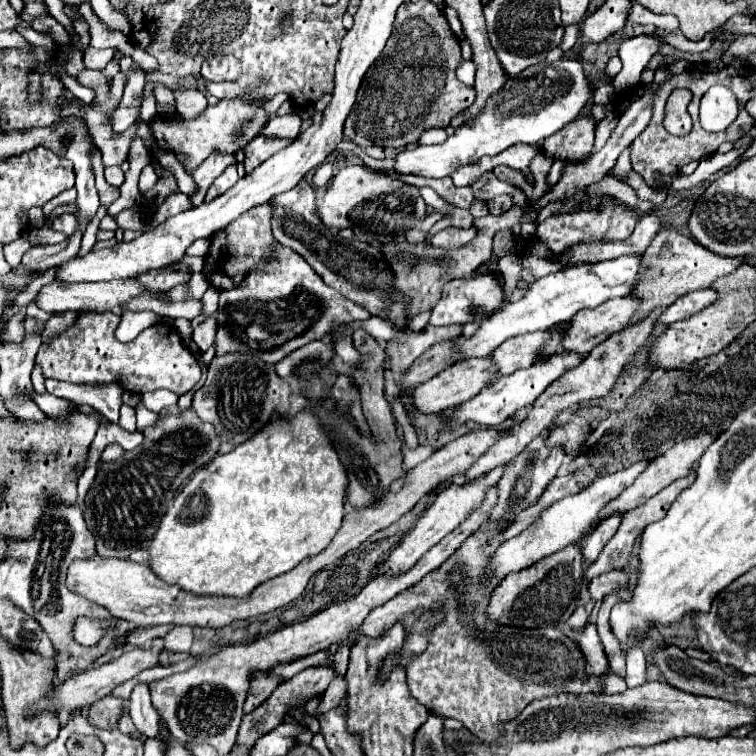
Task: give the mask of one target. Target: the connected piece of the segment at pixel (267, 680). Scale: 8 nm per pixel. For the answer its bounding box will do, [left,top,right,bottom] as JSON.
[244,672,282,712]

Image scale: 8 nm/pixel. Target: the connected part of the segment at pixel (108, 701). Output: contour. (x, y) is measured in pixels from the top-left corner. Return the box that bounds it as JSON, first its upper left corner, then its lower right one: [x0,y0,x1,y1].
[88,696,126,728]

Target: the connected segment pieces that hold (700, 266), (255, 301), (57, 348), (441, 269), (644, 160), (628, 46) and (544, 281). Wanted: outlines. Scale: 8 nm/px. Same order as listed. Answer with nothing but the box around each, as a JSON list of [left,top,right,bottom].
[[630,224,748,324],[214,244,370,366],[35,312,202,396],[384,206,526,316],[630,68,754,190],[612,36,658,93],[458,254,642,360]]

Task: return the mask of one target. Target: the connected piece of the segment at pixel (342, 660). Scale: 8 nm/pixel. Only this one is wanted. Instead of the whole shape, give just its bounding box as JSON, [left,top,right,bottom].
[334,644,350,674]

